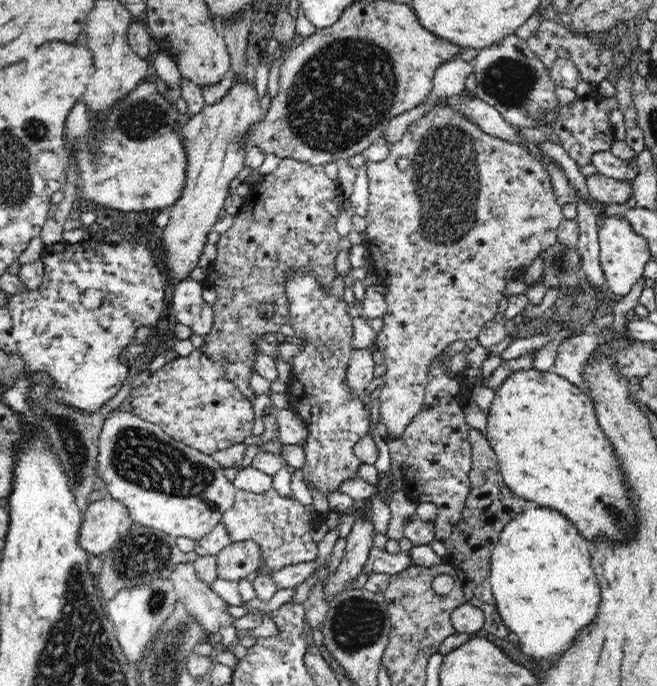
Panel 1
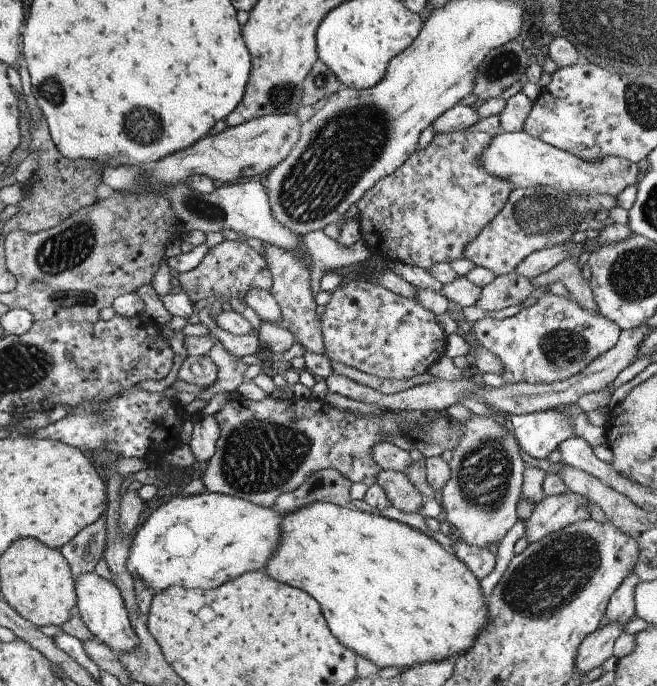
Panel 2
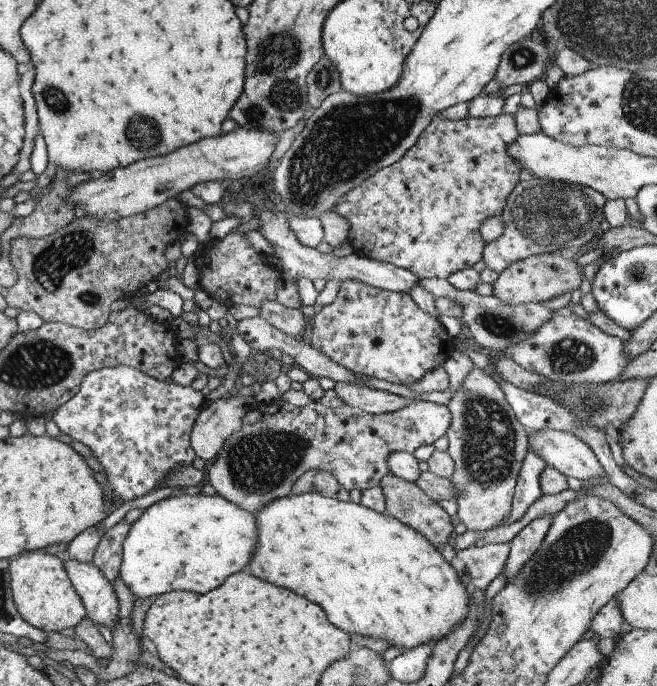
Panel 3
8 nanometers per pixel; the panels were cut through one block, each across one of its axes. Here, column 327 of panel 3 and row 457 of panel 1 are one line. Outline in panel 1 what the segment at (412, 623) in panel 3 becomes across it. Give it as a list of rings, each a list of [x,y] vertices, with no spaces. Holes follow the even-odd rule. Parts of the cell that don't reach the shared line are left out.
[[[534,367],[530,370],[512,372],[495,392],[494,400],[492,400],[489,413],[487,414],[486,430],[488,442],[490,442],[490,446],[492,446],[499,460],[501,475],[514,493],[529,500],[532,502],[532,505],[546,506],[562,513],[578,529],[580,534],[584,534],[584,538],[592,542],[600,537],[600,534],[602,534],[600,539],[604,539],[604,536],[606,536],[612,543],[625,543],[633,537],[633,532],[637,527],[637,514],[635,514],[633,498],[631,498],[631,494],[629,494],[629,490],[627,490],[625,485],[625,476],[621,472],[621,466],[618,457],[615,455],[614,447],[599,425],[593,402],[587,392],[580,390],[579,387],[570,383],[566,378],[558,376],[558,374],[552,374],[552,372],[547,371],[540,372],[540,370],[536,370]]]

